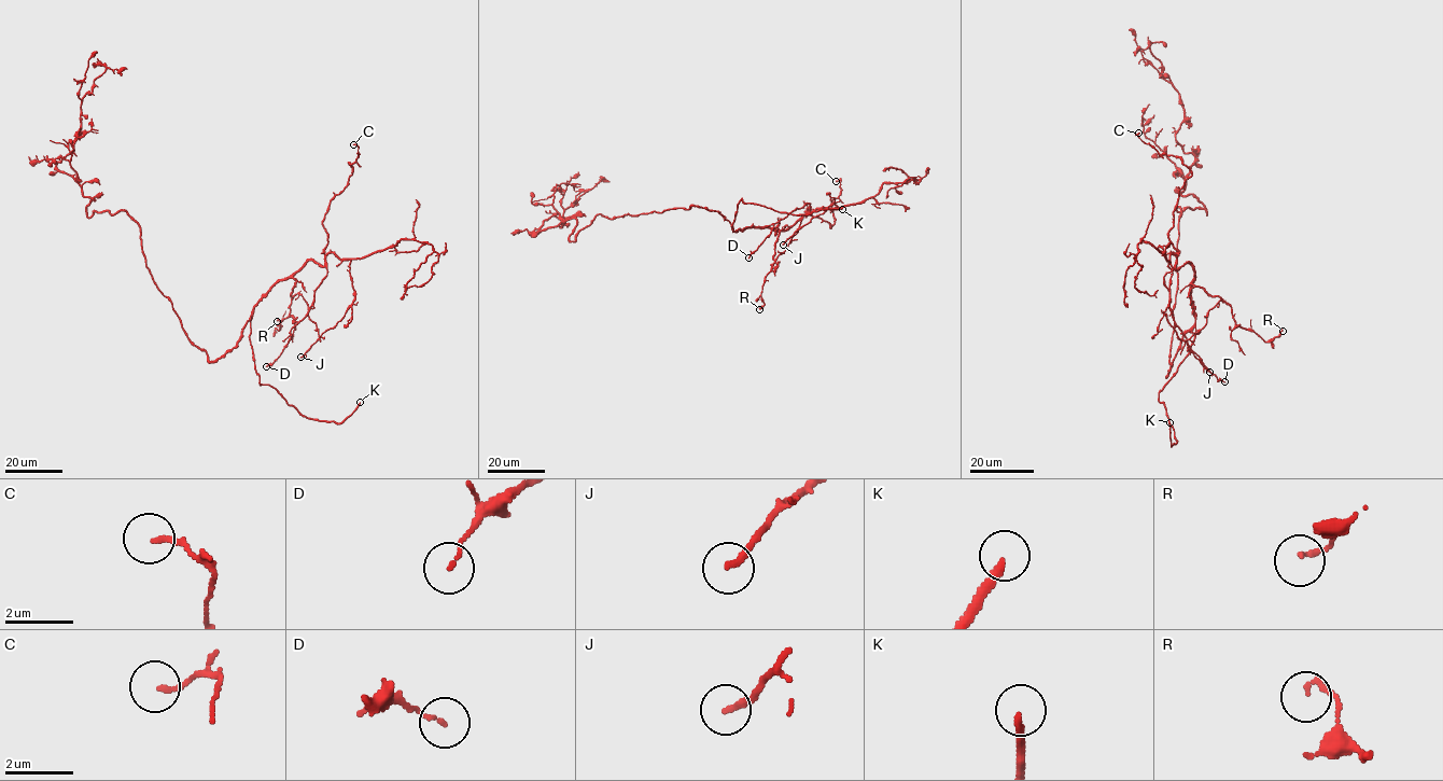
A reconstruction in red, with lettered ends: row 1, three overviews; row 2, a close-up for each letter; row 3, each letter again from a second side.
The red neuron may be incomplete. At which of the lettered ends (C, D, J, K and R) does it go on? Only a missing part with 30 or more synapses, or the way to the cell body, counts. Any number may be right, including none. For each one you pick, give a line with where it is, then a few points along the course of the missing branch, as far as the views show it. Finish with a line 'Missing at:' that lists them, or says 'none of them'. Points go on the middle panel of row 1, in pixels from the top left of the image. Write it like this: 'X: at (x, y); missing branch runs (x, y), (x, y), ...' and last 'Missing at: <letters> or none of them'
K: at (842, 209); missing branch runs (842, 209), (932, 191), (953, 192), (951, 194)
Missing at: K

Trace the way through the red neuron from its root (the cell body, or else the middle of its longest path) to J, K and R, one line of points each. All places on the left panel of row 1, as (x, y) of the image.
J: (181, 325), (215, 361), (276, 283), (333, 252), (350, 260), (354, 300), (300, 357)
K: (181, 325), (215, 361), (236, 346), (250, 317), (260, 384), (271, 386), (308, 418), (342, 422), (360, 402)
R: (181, 325), (215, 361), (236, 346), (256, 303), (276, 283), (292, 277), (290, 315), (279, 331), (277, 321)

